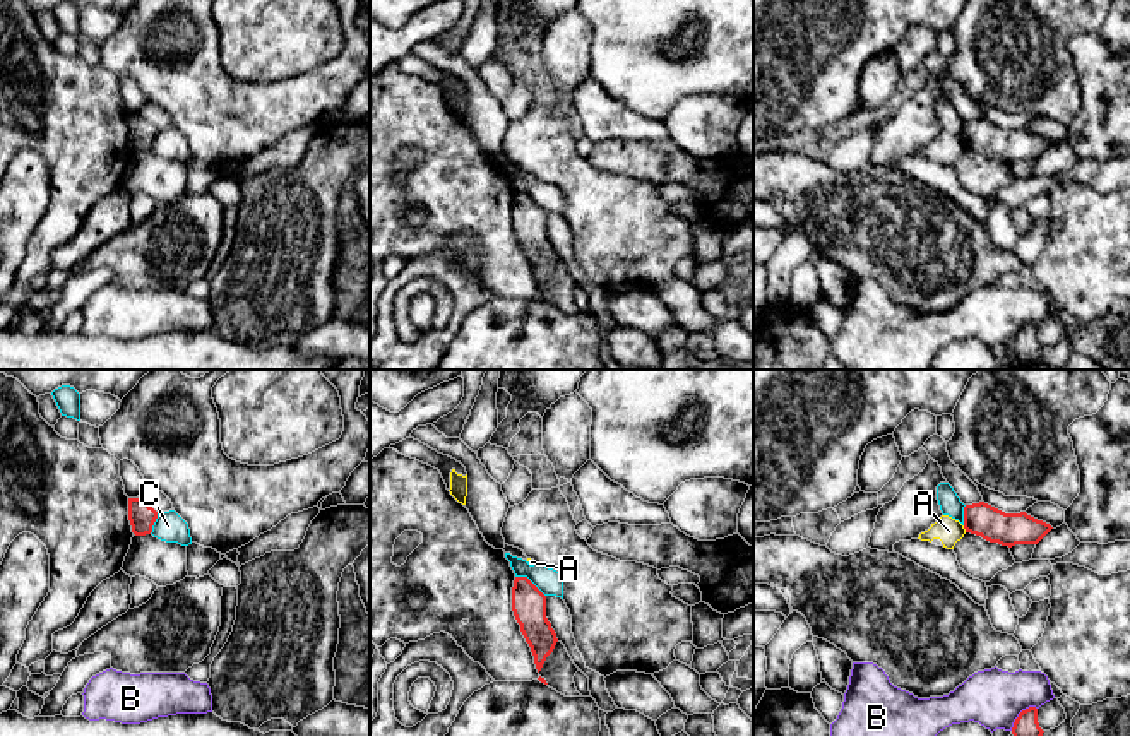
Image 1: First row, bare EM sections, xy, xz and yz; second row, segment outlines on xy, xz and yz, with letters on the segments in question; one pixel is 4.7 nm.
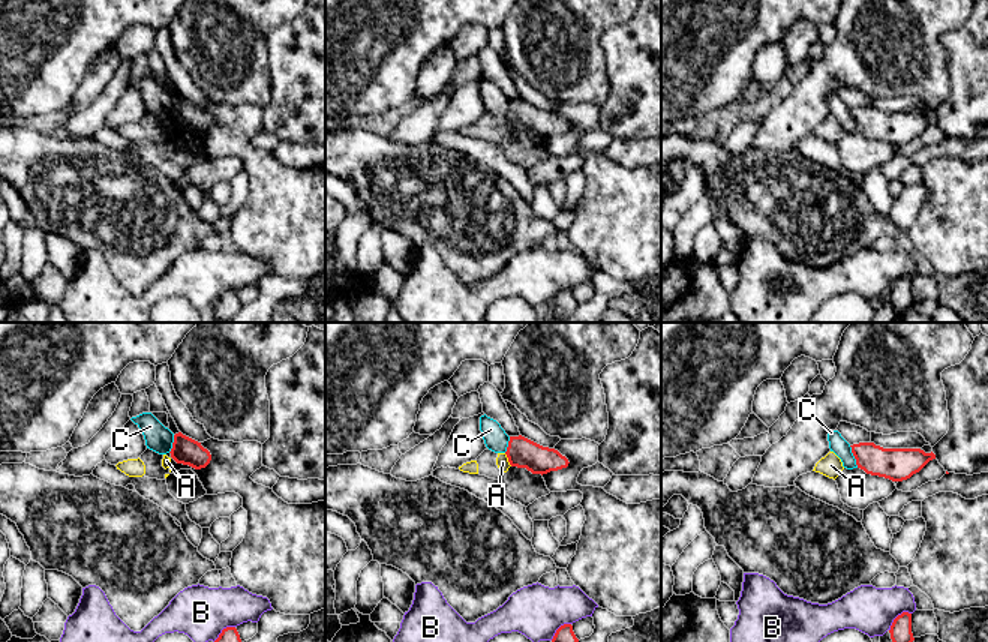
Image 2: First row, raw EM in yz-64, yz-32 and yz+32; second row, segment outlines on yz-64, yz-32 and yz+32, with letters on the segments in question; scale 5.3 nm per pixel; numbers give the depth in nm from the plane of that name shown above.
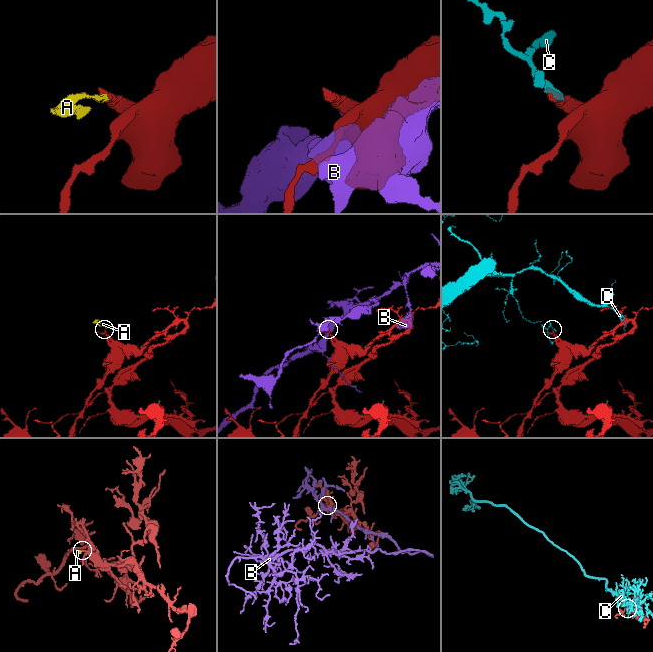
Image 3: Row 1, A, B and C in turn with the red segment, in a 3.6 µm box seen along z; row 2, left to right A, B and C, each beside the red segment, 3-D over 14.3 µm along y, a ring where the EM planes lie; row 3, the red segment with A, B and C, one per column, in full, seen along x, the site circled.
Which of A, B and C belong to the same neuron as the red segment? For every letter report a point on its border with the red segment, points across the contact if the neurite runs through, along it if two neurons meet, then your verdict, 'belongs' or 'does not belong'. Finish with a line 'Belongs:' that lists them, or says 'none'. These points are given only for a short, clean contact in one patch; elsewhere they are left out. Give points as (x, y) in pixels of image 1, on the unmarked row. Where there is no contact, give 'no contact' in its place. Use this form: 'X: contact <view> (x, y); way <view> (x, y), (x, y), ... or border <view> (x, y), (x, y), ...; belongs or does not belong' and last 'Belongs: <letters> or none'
A: contact yz (964, 144); border yz (963, 142), (966, 148); does not belong
B: contact yz (1019, 331); does not belong
C: contact xz (531, 199); border xz (516, 192), (524, 192), (545, 213); does not belong
Belongs: none

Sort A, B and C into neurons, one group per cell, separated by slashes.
A / B / C

